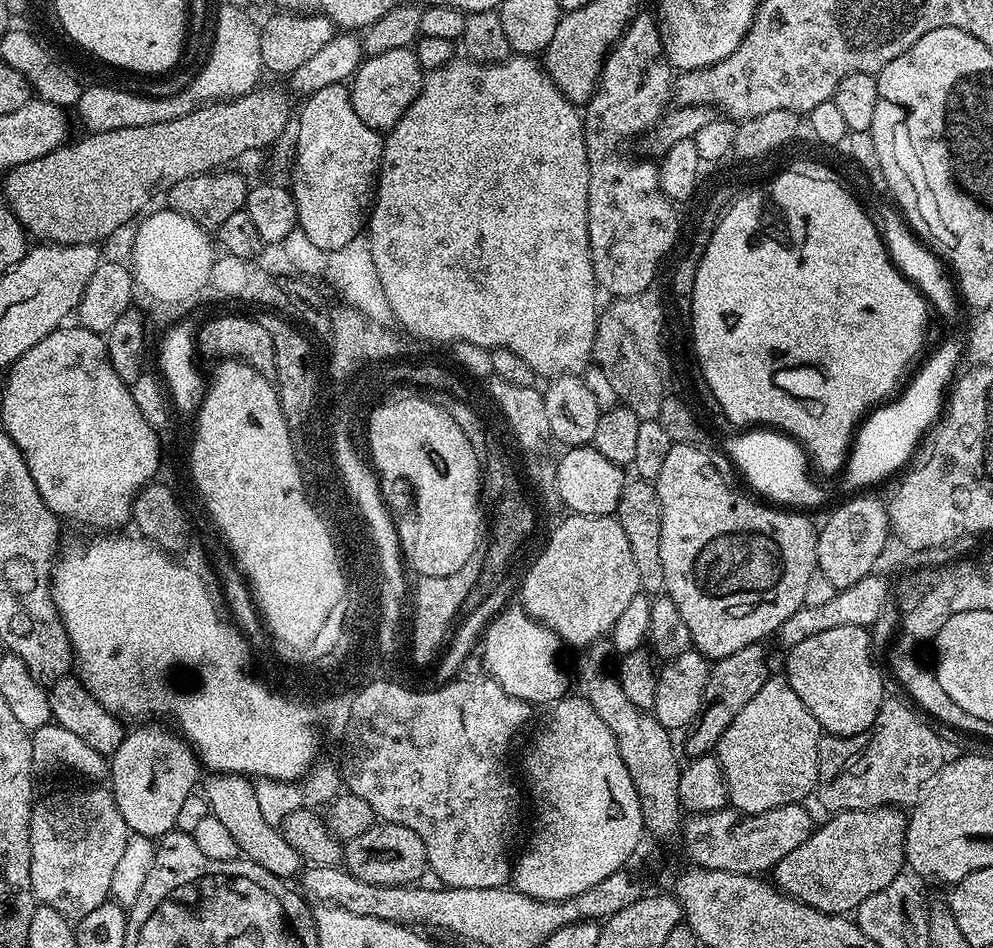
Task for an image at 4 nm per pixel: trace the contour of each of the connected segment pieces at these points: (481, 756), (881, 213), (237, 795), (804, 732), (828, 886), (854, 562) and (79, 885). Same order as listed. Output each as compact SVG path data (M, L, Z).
M453 678L441 683L441 688L433 692L415 692L412 688L403 688L400 684L391 684L388 680L372 680L356 697L350 701L348 730L342 737L344 744L344 768L342 784L345 789L358 798L366 798L374 814L385 824L406 826L414 830L426 846L428 867L437 873L445 888L503 888L512 879L513 861L508 860L508 823L512 820L512 776L508 773L508 747L512 739L520 732L520 727L528 720L530 705L526 700L506 694L502 686L491 678L484 680L460 680Z
M865 203L864 220L868 220L868 224L872 224L872 232L876 232L876 240L880 240L880 248L884 248L884 260L888 260L888 268L892 268L892 272L896 272L896 276L900 276L900 280L904 280L904 284L912 288L912 296L916 296L916 300L920 300L920 308L924 308L924 324L920 324L920 344L916 344L916 352L912 352L912 356L904 360L904 373L915 374L927 366L925 358L936 351L938 341L947 337L951 333L948 331L955 326L958 296L941 257L921 243L910 231L901 213L895 207L892 208L879 208L876 204Z
M208 774L205 777L202 795L208 801L211 815L216 816L218 822L222 822L222 826L226 826L226 830L230 830L230 834L234 837L234 842L238 842L240 856L254 861L258 866L262 866L262 870L270 870L270 874L275 876L289 878L288 876L294 875L293 877L295 877L302 868L300 854L298 850L294 850L294 846L290 846L290 842L286 842L283 831L279 827L266 822L265 817L261 813L261 807L258 806L257 785L247 776Z
M773 675L738 710L726 734L716 743L714 755L722 766L728 787L728 803L738 812L760 816L778 806L798 804L813 795L820 765L820 723L806 710L783 675Z
M889 806L829 815L829 820L821 828L819 825L812 831L810 838L806 838L802 846L790 850L790 854L786 854L786 858L782 858L782 862L778 862L775 868L771 869L770 876L775 887L784 895L793 896L819 912L831 912L834 916L855 913L858 905L866 902L870 894L878 894L878 890L890 886L890 882L894 882L894 878L898 878L905 871L904 843L909 817L900 812L903 811L899 807Z
M856 494L853 500L845 502L828 516L828 521L818 528L816 538L816 566L819 572L826 574L836 589L849 588L854 582L869 575L876 564L876 559L884 552L890 537L888 510L868 494Z
M84 786L88 788L72 788L69 792L52 792L49 796L44 796L35 801L32 806L32 817L30 818L30 882L32 892L37 901L46 906L54 906L54 910L61 912L63 916L69 918L79 918L90 914L92 910L97 910L112 895L112 883L114 882L114 870L118 867L118 862L122 859L122 854L126 850L126 842L130 835L126 822L122 818L122 810L118 810L116 799L111 791L104 786Z

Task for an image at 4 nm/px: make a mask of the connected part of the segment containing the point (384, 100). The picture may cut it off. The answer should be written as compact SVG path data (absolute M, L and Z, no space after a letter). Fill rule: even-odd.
M411 47L386 50L377 56L368 56L350 81L354 114L358 114L358 118L362 118L366 126L375 128L381 134L387 133L402 118L402 114L406 114L414 98L418 98L425 75Z

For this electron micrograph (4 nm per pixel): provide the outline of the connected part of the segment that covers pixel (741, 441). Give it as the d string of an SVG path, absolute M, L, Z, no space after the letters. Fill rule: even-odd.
M752 428L741 432L744 433L727 440L726 452L749 484L758 493L764 494L767 501L800 510L808 510L804 508L812 508L823 502L823 490L808 474L810 466L807 453L795 439L768 428Z

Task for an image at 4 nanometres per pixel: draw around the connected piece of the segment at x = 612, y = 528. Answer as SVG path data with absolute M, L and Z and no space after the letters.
M565 515L565 520L552 532L548 545L540 552L540 557L532 564L528 572L528 581L518 588L519 603L525 612L554 630L561 641L573 644L579 650L587 649L609 635L618 622L622 610L626 610L630 598L641 595L638 566L634 566L634 554L630 554L630 542L626 539L622 526L615 515L610 516L578 516Z

